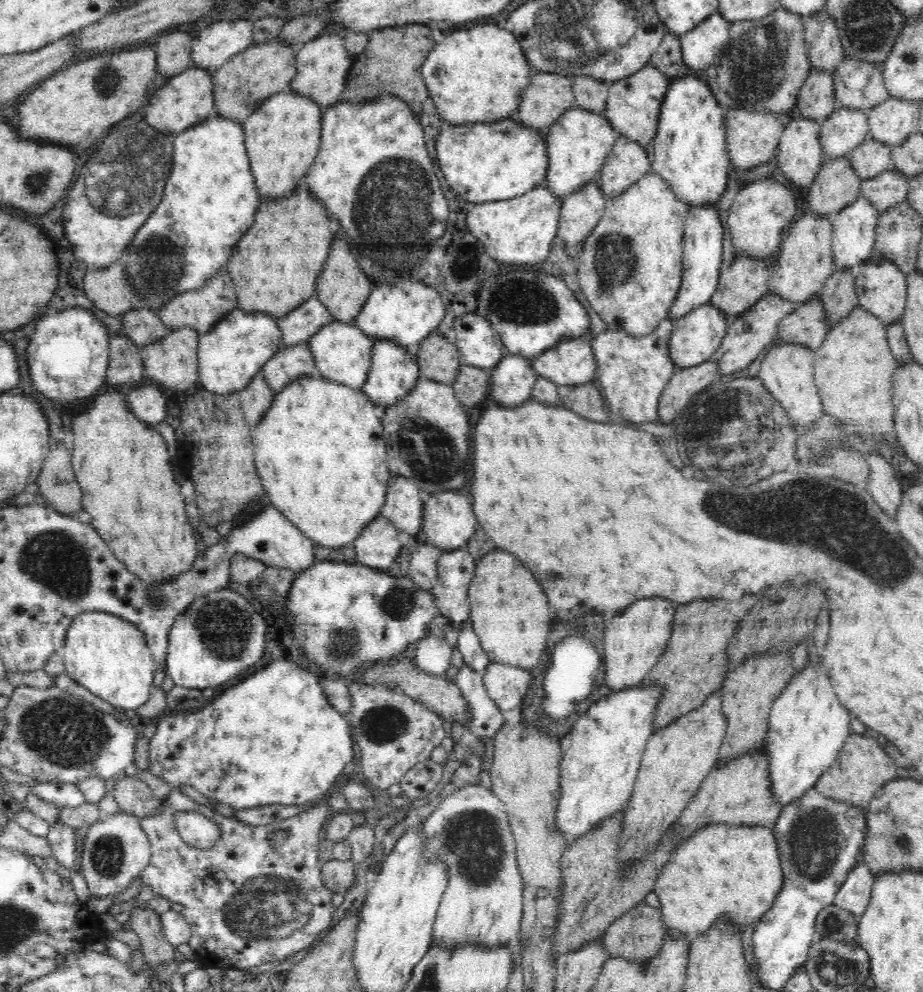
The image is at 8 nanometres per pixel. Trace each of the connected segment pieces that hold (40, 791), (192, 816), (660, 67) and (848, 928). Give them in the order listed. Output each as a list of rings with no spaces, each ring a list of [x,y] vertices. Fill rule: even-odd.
[[[40,783],[31,787],[30,793],[38,795],[47,803],[56,804],[60,808],[77,808],[87,804],[86,798],[76,785],[72,783]]]
[[[197,812],[177,813],[176,826],[184,842],[191,847],[212,848],[220,840],[220,828]]]
[[[670,32],[664,35],[660,46],[651,55],[649,65],[668,77],[670,81],[678,76],[690,75],[692,72],[692,69],[683,60],[681,37],[672,35]]]
[[[834,904],[825,906],[816,918],[812,942],[828,938],[854,943],[857,935],[857,917],[845,908]]]

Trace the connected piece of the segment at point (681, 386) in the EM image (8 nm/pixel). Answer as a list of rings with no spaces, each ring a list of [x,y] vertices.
[[[711,358],[698,366],[676,370],[658,402],[660,422],[673,422],[690,400],[720,376],[718,363]]]

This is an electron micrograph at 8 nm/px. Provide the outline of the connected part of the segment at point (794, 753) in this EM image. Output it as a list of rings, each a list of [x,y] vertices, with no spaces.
[[[810,663],[803,670],[795,673],[790,682],[788,682],[787,687],[776,697],[768,718],[766,740],[772,793],[774,793],[777,802],[782,808],[786,804],[793,804],[796,800],[800,800],[804,792],[814,788],[818,780],[820,780],[820,776],[828,768],[831,768],[835,760],[838,759],[848,736],[851,736],[851,715],[850,711],[838,700],[838,695],[832,688],[830,678],[826,674],[826,668],[822,664],[816,666]]]

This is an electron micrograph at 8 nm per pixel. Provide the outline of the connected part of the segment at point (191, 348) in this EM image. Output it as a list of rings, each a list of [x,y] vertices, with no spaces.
[[[190,328],[171,330],[166,337],[142,347],[139,350],[140,359],[144,363],[145,382],[158,384],[172,392],[190,393],[199,382],[199,362],[197,359],[199,334]]]

